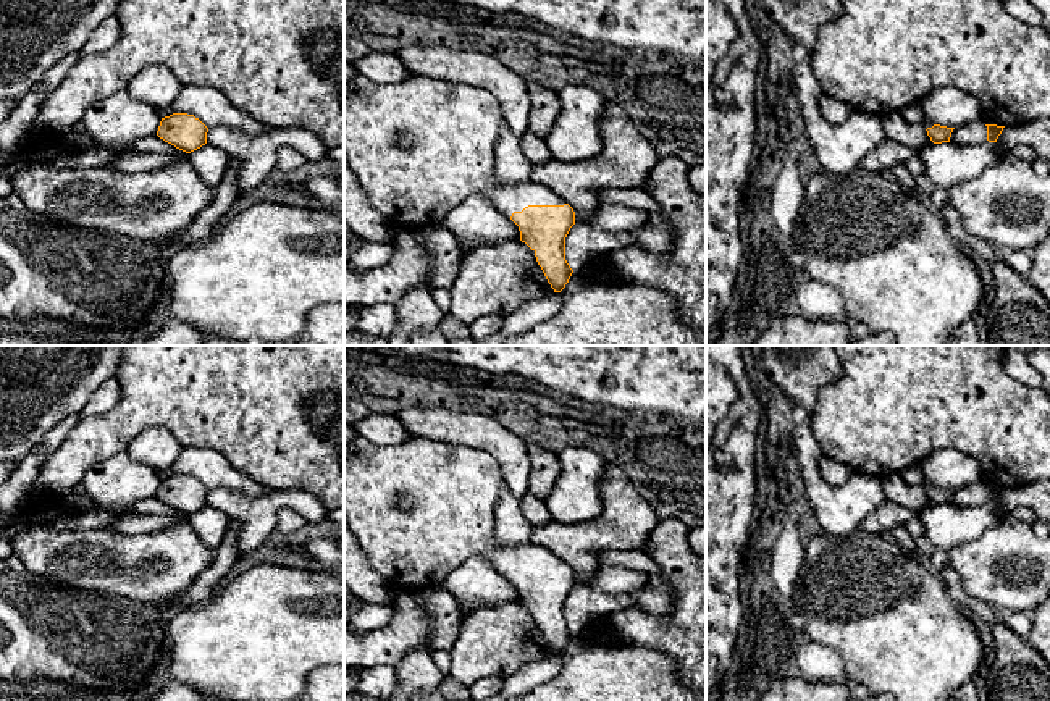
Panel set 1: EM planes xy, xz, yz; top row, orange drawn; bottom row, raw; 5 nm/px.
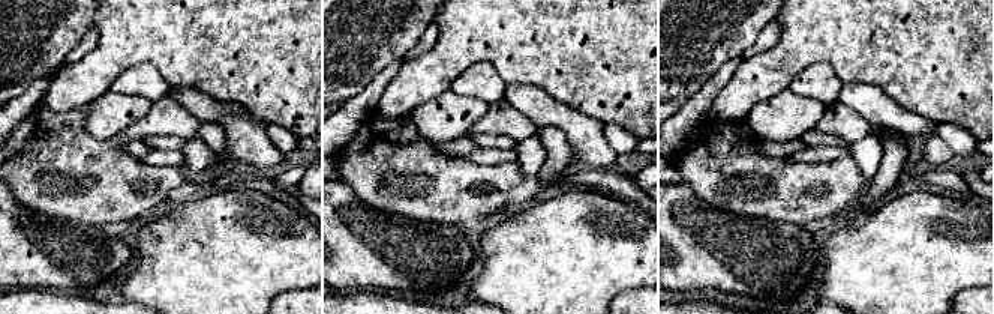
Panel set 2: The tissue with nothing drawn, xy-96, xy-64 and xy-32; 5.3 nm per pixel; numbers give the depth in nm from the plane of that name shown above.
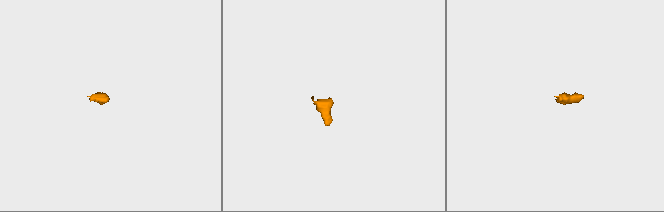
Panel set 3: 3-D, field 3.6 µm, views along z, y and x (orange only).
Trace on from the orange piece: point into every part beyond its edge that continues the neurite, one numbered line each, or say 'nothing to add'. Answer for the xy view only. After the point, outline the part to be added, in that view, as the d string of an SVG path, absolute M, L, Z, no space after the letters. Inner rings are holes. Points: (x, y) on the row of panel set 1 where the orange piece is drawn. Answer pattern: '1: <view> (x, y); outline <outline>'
1: xy (162, 204); outline M32 131L21 152L23 165L10 176L26 207L68 226L118 233L137 241L181 237L213 202L215 192L178 150L176 162L155 171L123 173L110 168L57 168L53 162L78 149L65 134Z

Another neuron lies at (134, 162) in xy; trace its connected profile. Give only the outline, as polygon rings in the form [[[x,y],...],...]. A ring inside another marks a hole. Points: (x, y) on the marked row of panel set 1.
[[[132,152],[118,157],[105,168],[123,171],[123,173],[155,171],[174,162],[176,162],[174,155],[170,153]]]

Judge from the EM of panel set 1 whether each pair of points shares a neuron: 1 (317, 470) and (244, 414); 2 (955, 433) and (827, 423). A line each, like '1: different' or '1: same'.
1: same
2: same

